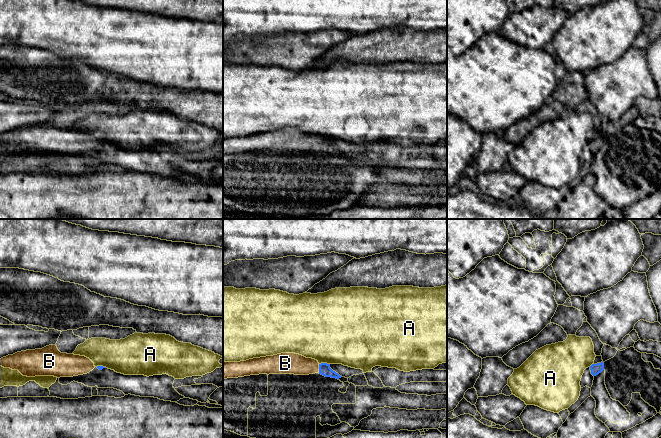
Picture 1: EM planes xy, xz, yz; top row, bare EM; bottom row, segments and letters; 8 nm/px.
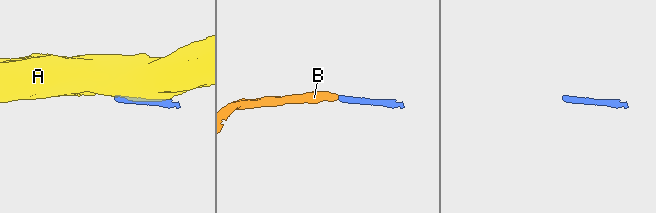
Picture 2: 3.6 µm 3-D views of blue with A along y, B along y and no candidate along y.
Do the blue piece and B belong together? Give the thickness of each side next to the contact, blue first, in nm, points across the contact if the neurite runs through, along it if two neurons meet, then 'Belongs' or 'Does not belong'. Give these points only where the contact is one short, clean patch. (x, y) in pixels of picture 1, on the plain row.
Thickness 100 nm (blue) against 180 nm. Path across: xz (324, 145), (319, 144), (289, 139). Belongs

